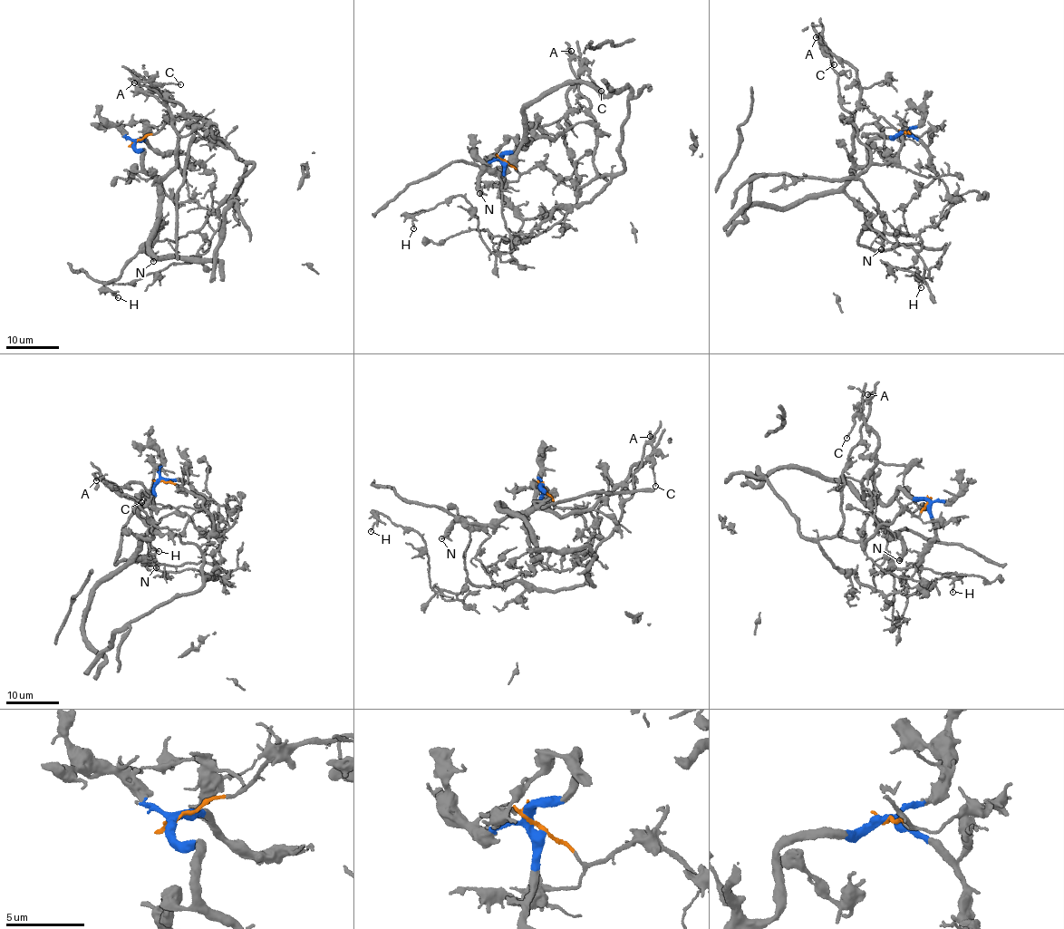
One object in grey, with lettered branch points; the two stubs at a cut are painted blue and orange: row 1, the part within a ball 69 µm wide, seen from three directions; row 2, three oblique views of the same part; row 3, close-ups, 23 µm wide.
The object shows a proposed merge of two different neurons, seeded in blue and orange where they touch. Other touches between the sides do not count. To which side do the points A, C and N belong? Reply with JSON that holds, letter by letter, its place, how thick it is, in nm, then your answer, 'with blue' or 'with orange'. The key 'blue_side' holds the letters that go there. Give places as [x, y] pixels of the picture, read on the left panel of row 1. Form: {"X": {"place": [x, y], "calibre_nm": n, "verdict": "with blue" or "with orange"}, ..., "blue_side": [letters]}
{"A": {"place": [134, 82], "calibre_nm": 140, "verdict": "with orange"}, "C": {"place": [180, 84], "calibre_nm": 130, "verdict": "with blue"}, "N": {"place": [153, 261], "calibre_nm": 260, "verdict": "with blue"}, "blue_side": ["C", "N"]}

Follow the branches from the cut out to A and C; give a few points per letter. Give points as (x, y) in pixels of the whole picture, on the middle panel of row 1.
A: (502, 159), (520, 172), (538, 167), (572, 178), (577, 190), (596, 176), (597, 135), (565, 51), (571, 51)
C: (502, 159), (518, 137), (522, 149), (546, 135), (553, 139), (569, 127), (569, 87), (585, 70), (600, 91)

